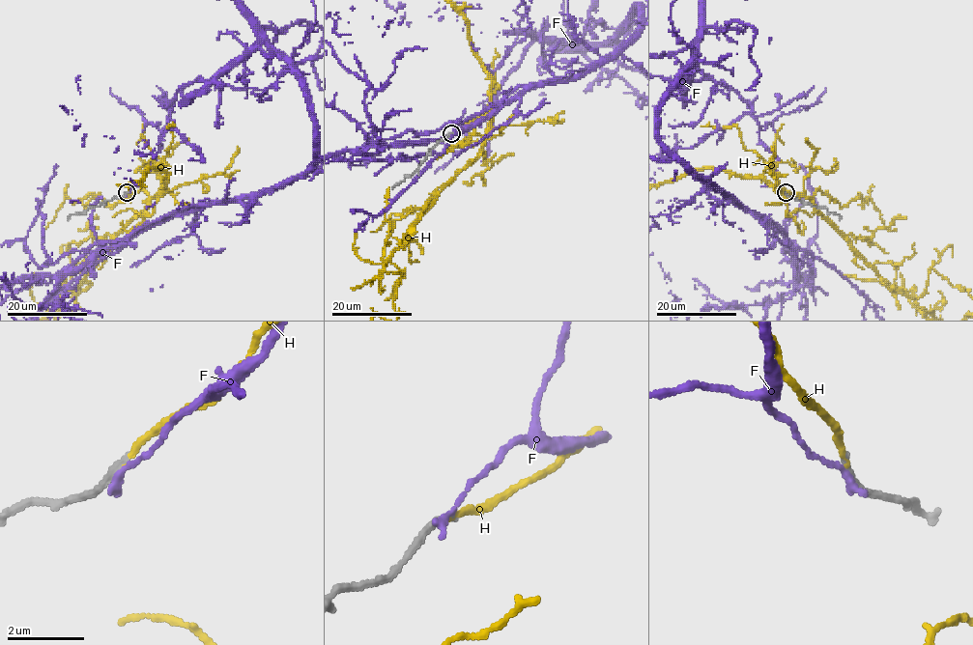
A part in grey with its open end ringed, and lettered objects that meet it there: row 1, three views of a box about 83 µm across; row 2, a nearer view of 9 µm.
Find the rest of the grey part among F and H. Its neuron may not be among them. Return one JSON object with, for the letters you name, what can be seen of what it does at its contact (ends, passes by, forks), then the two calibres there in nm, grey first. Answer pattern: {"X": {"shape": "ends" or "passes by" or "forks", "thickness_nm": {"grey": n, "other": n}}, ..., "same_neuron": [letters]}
{"H": {"shape": "ends", "thickness_nm": {"grey": 190, "other": 150}}, "same_neuron": ["H"]}

